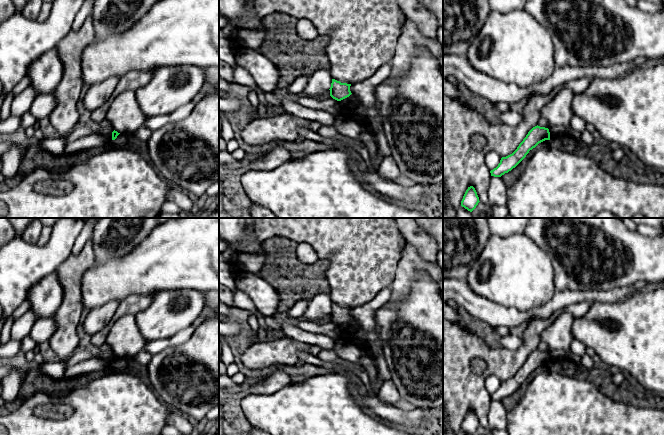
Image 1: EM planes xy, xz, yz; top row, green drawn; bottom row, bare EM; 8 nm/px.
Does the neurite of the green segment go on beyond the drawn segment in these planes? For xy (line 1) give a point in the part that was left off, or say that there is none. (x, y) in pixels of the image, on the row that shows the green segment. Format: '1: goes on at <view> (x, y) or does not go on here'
1: does not go on here

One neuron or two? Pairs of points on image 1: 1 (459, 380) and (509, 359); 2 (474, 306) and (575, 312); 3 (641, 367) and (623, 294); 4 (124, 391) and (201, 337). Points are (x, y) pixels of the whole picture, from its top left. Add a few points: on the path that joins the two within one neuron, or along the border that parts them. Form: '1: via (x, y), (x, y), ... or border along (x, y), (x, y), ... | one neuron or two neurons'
1: via (471, 380), (479, 380), (497, 364) | one neuron
2: border along (590, 301), (571, 304), (564, 310) | two neurons
3: border along (646, 290), (635, 292), (620, 301), (601, 302) | two neurons
4: border along (146, 381), (160, 400) | two neurons

